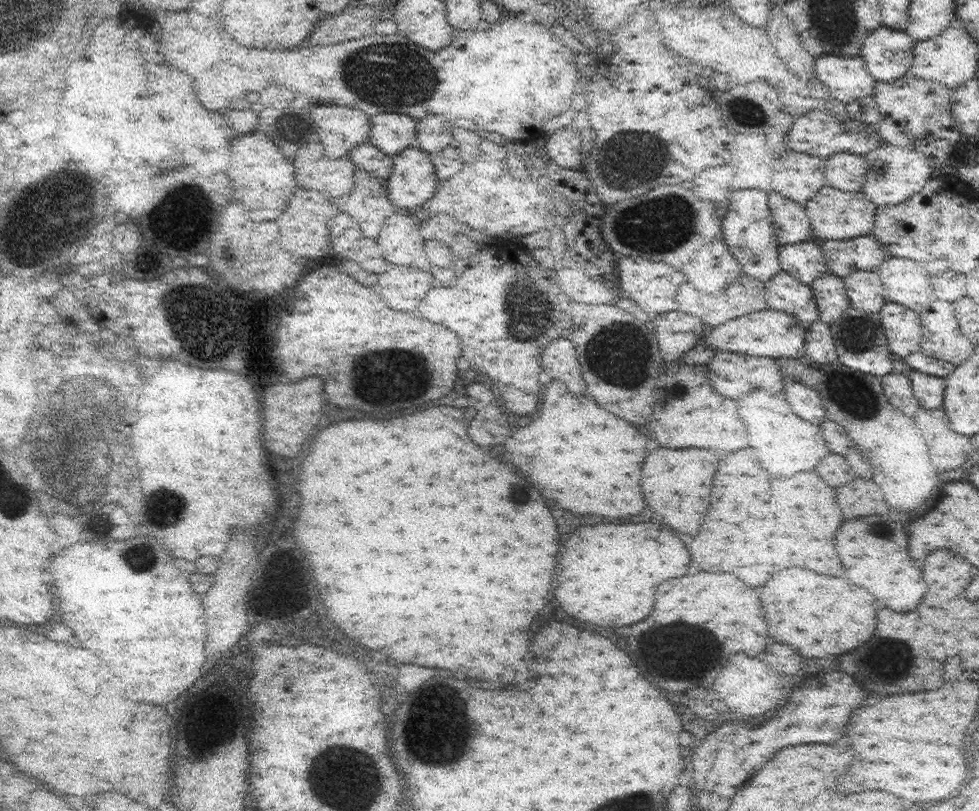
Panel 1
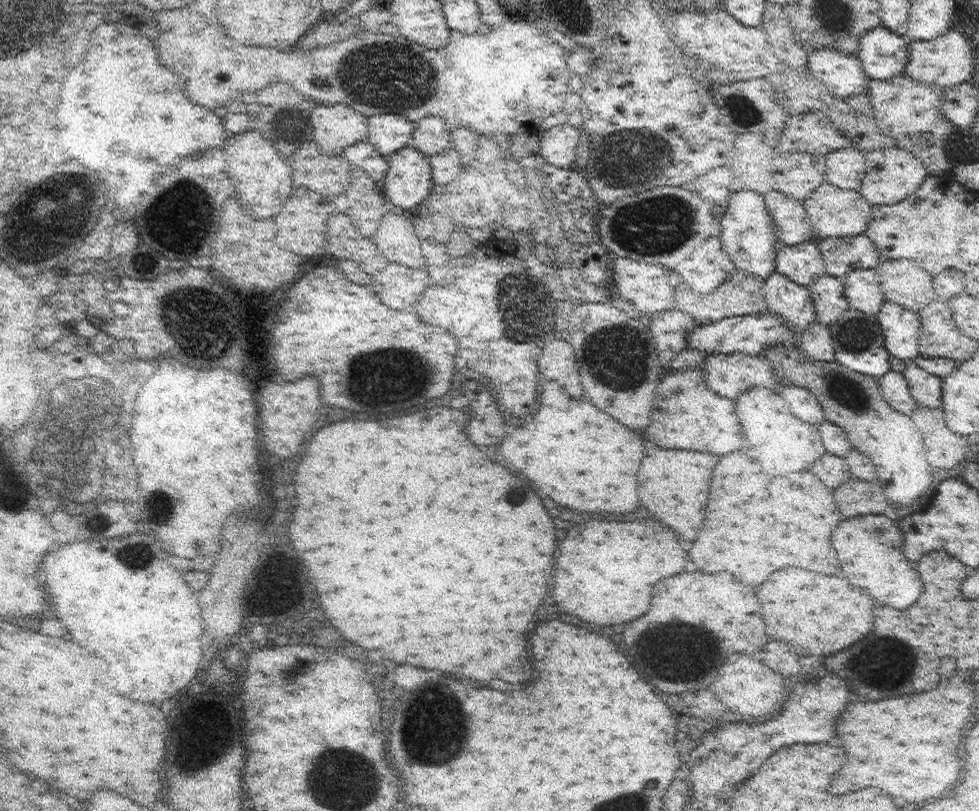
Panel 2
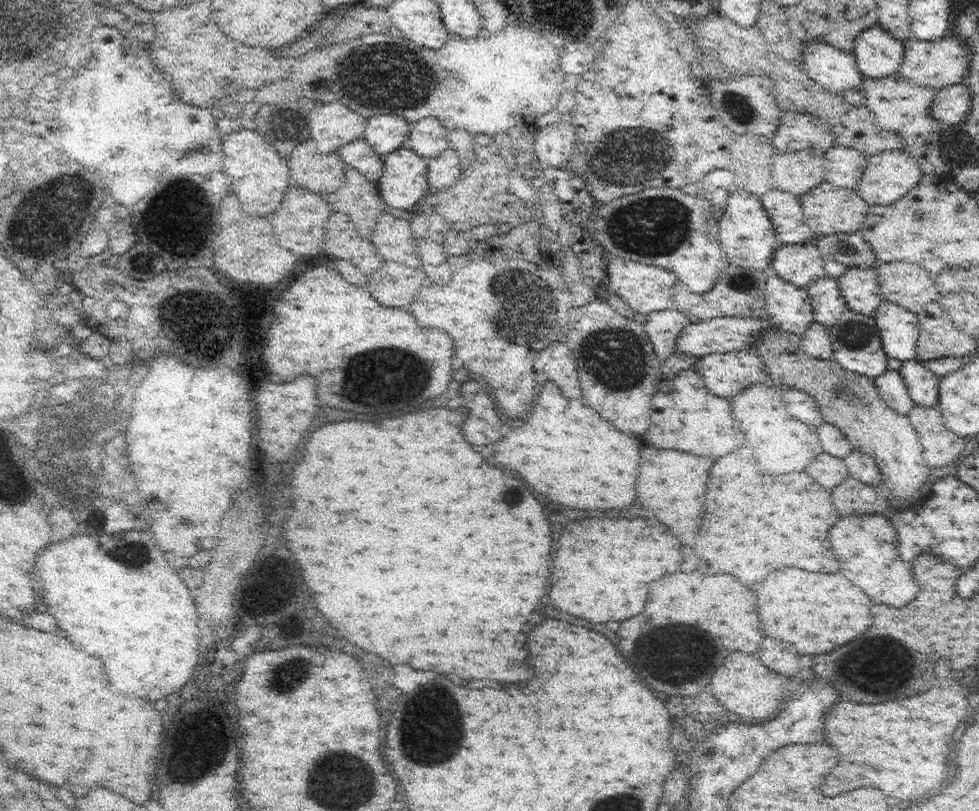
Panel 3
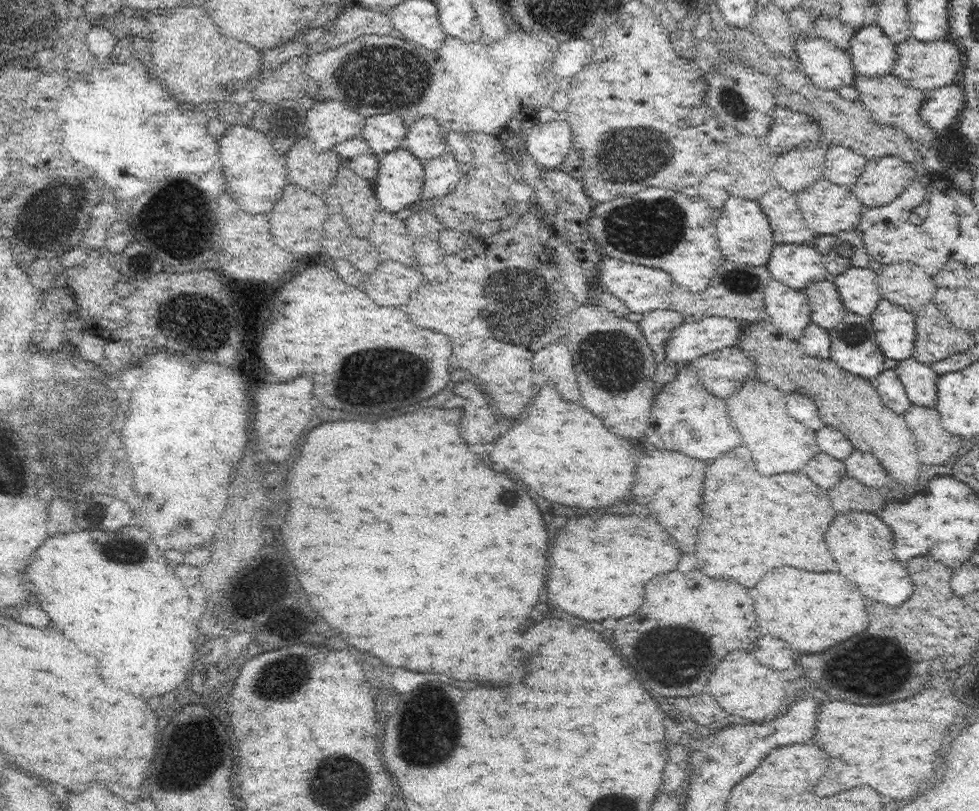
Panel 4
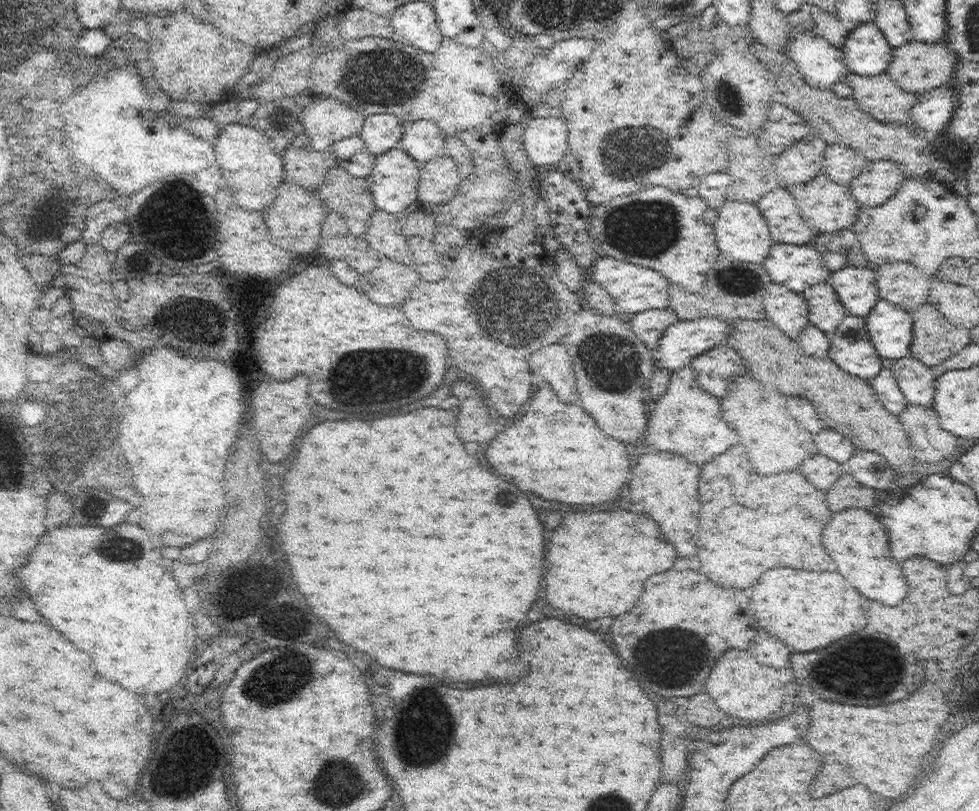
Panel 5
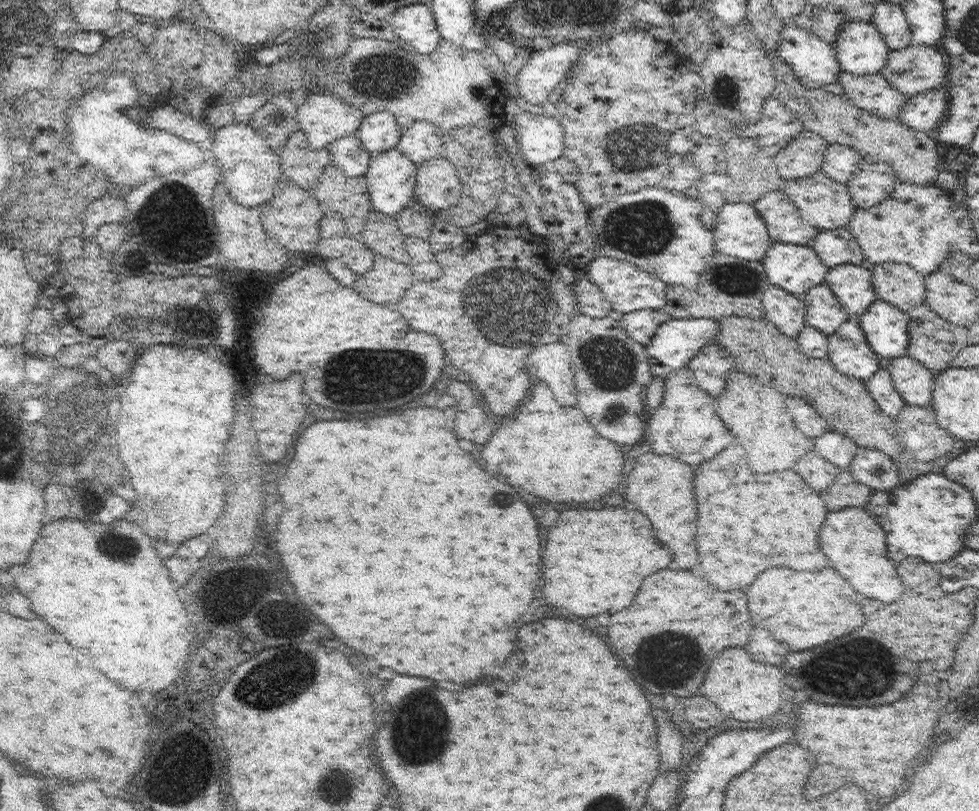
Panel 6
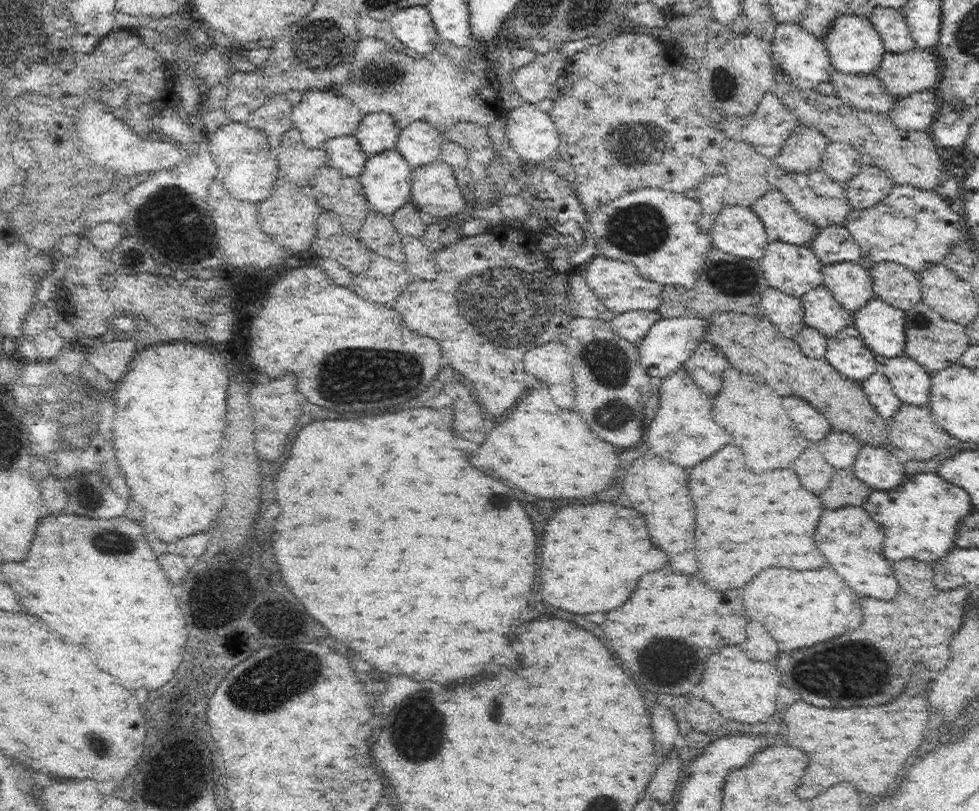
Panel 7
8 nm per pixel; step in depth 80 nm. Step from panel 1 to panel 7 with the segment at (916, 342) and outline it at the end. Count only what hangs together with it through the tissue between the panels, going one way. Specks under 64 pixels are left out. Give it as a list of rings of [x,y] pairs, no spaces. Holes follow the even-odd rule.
[[[872,299],[854,312],[853,325],[878,358],[904,355],[905,311]]]

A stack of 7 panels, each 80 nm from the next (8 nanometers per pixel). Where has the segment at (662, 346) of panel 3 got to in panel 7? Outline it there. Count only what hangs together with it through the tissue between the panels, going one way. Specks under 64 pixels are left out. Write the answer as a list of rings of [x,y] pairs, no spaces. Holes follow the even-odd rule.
[[[628,311],[616,314],[610,321],[610,327],[616,335],[636,344],[645,338],[648,330],[660,318],[663,317],[656,311]]]

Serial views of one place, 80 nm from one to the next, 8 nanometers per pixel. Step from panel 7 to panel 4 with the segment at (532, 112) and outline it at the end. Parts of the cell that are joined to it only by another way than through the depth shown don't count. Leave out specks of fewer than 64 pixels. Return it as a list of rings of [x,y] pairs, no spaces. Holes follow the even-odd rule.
[[[560,116],[557,121],[537,124],[526,136],[527,151],[542,167],[555,169],[564,162],[572,144],[570,124]]]

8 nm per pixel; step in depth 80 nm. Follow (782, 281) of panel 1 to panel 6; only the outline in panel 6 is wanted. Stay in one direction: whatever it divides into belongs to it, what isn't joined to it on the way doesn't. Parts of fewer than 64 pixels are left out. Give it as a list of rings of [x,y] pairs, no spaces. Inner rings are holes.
[[[769,284],[761,299],[766,316],[777,327],[784,329],[788,336],[796,338],[806,325],[804,299],[774,284]]]

